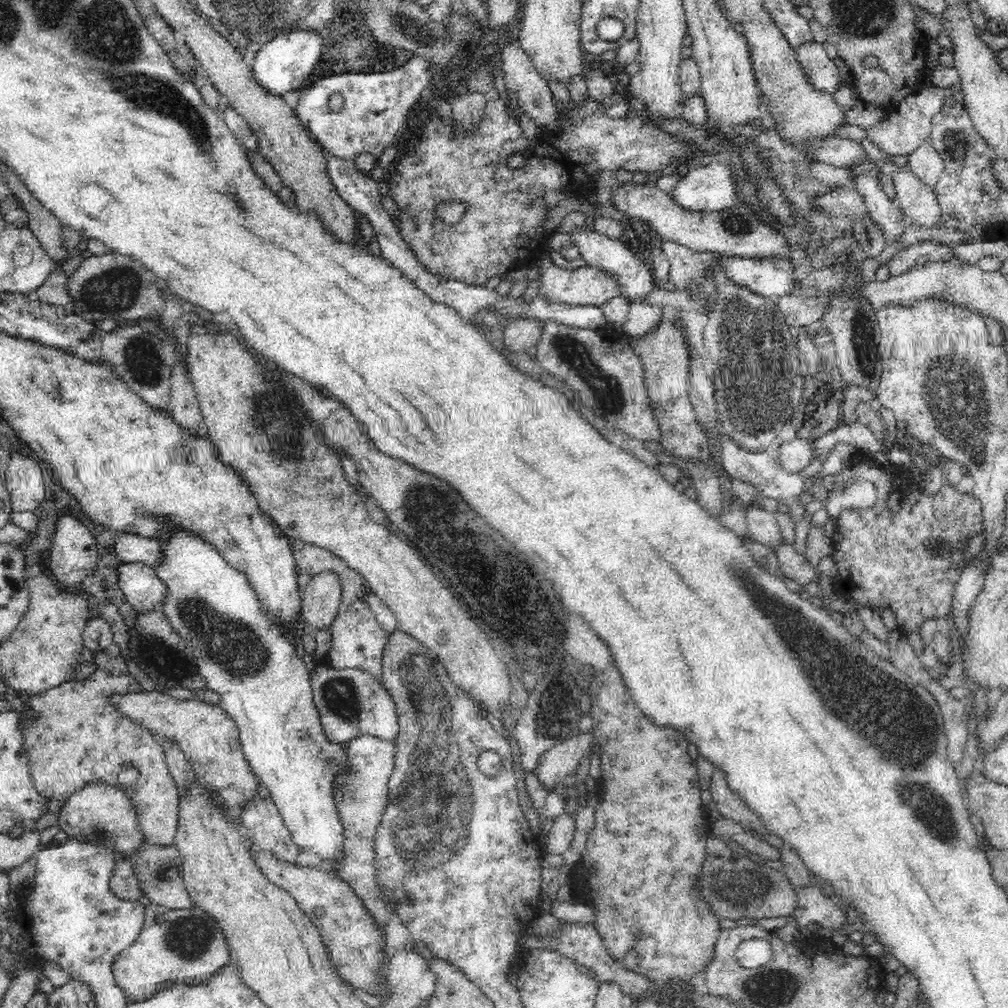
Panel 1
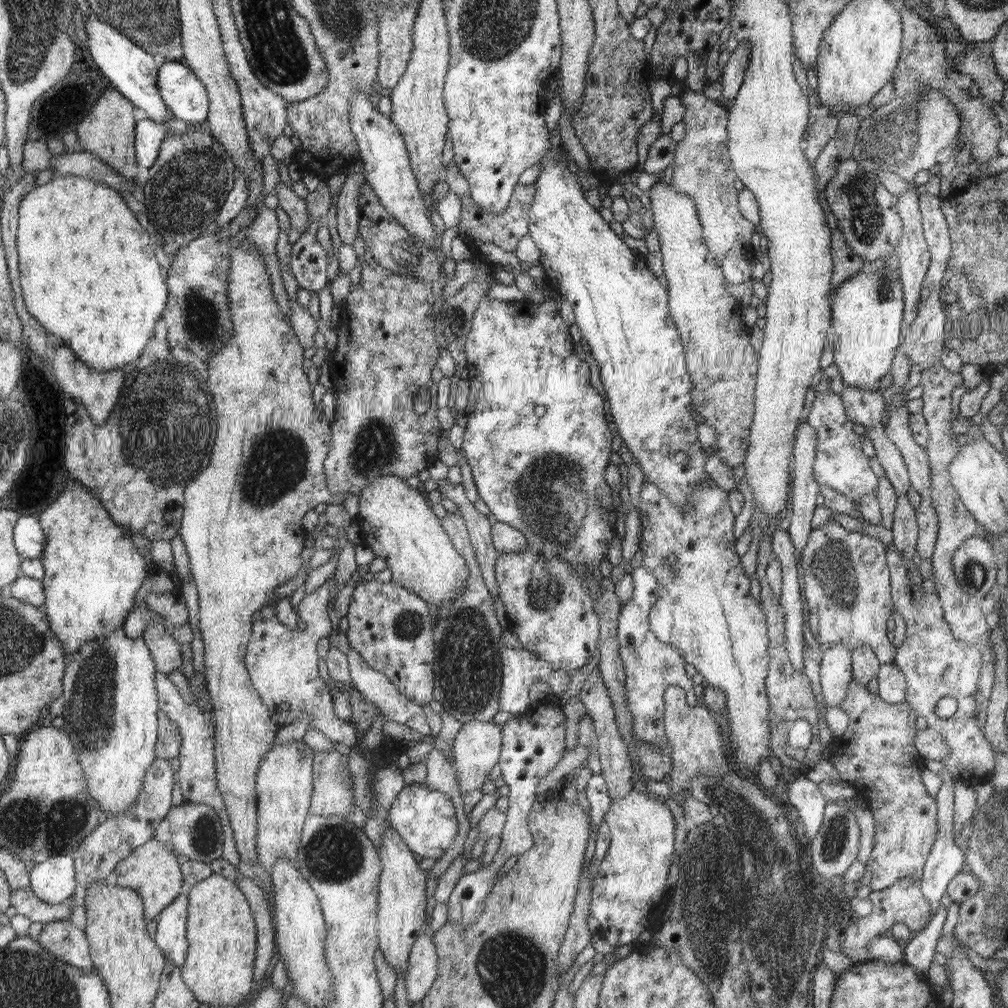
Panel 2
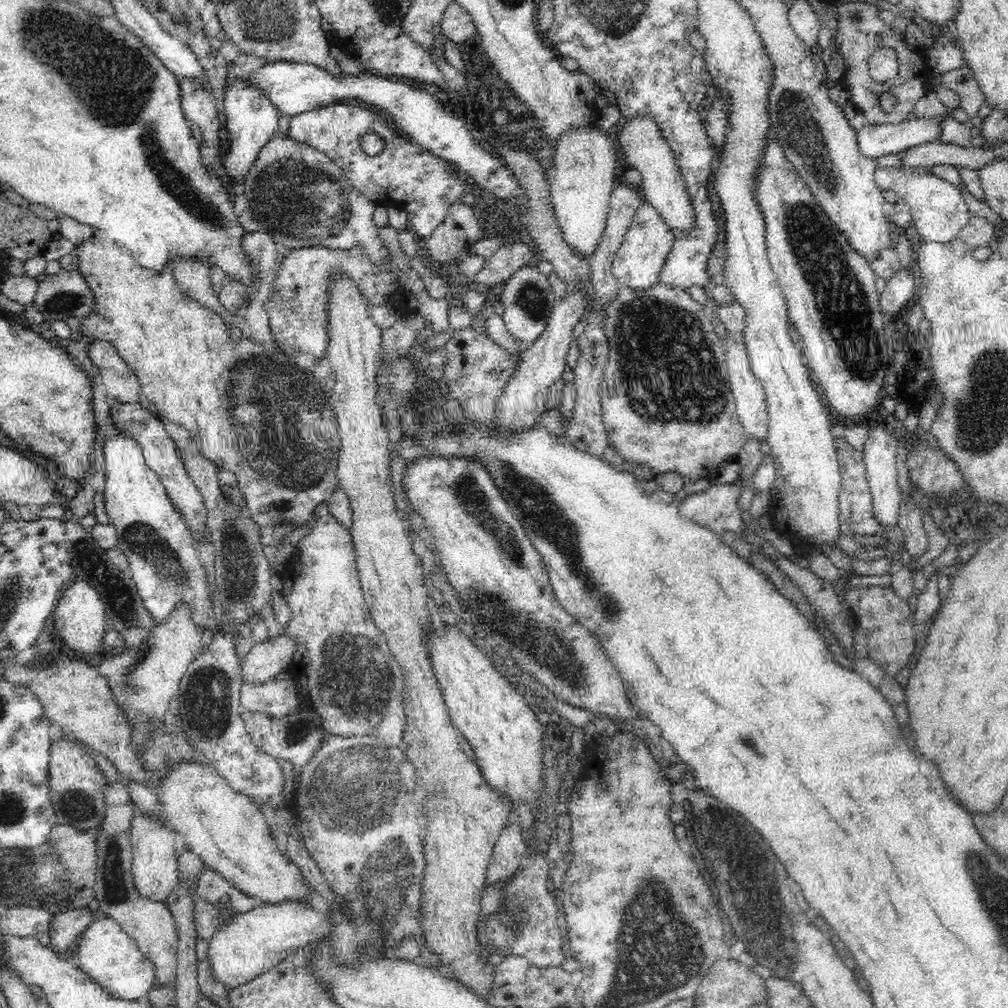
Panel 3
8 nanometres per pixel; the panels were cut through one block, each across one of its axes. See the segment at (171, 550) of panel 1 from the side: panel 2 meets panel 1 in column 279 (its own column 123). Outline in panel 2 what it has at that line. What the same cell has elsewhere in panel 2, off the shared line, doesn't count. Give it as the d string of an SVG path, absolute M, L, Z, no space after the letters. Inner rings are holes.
M123 627L101 639L92 639L67 659L67 674L64 674L64 722L67 734L75 742L78 759L86 773L86 784L91 798L96 800L107 818L118 815L132 807L135 799L142 793L144 777L148 774L148 766L154 761L154 744L156 744L156 718L159 694L157 691L157 668L155 658L151 654L146 641L140 637L128 637Z

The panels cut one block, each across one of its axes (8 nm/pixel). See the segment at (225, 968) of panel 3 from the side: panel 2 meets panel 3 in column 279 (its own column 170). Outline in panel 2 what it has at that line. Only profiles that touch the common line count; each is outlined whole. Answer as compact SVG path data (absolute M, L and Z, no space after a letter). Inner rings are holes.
M182 892L156 918L156 942L166 955L166 962L181 967L186 961L190 943L187 940L188 896Z

